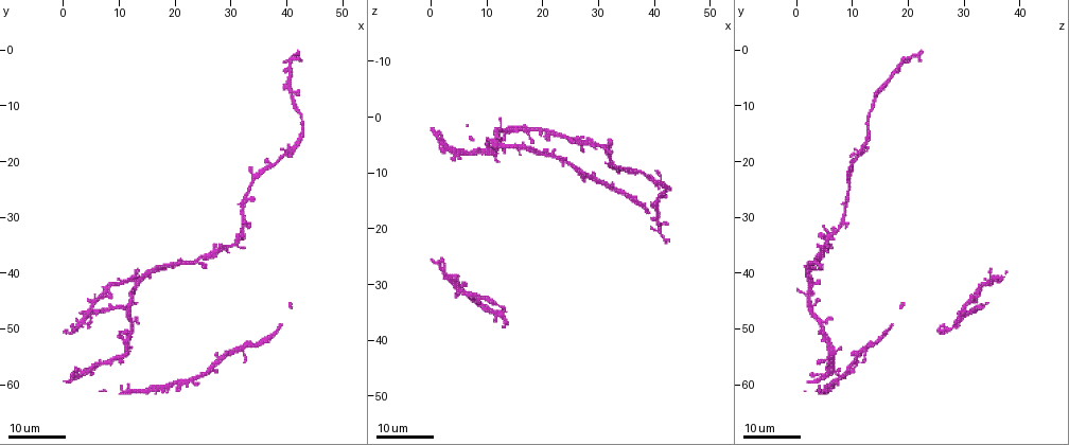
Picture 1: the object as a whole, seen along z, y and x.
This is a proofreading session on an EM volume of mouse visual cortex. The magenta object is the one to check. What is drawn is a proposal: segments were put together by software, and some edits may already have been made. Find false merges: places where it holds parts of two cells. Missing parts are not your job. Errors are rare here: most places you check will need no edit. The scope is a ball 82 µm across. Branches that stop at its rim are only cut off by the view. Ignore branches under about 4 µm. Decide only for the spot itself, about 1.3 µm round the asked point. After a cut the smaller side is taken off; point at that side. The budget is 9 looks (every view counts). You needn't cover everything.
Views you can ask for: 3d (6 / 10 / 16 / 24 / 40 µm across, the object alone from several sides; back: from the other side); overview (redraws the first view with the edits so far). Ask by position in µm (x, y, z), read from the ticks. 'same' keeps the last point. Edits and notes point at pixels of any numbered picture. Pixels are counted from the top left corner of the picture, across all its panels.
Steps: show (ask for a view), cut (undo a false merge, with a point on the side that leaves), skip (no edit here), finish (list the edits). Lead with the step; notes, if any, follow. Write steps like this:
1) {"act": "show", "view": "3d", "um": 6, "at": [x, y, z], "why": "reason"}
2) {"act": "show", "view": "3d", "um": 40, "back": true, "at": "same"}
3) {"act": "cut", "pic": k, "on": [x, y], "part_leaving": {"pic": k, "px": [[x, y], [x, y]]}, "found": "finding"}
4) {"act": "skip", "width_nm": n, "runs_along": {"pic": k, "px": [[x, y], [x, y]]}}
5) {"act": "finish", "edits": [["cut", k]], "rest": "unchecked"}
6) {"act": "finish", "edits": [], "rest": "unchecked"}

{"act": "show", "view": "3d", "um": 16, "at": [39.0, 18.5, 11.5]}

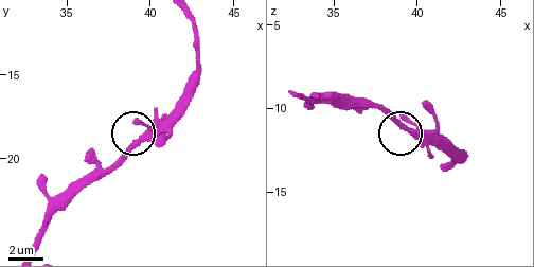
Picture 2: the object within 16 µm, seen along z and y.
{"act": "show", "view": "3d", "um": 10, "at": [39.5, 18.9, 11.3]}

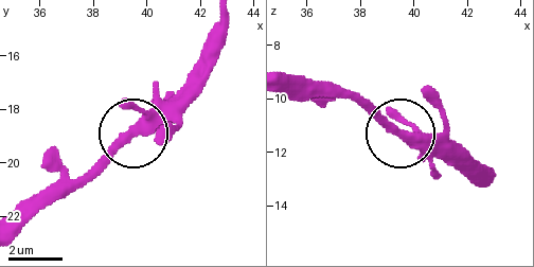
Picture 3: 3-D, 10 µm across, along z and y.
{"act": "show", "view": "3d", "um": 10, "back": true, "at": [39.4, 19.0, 11.3]}

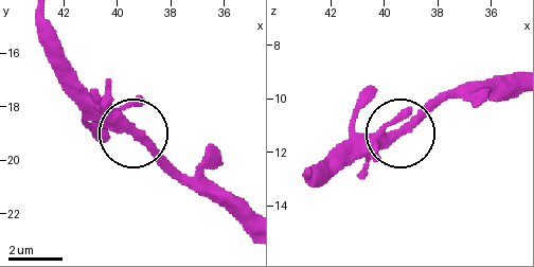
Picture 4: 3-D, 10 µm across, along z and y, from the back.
{"act": "skip", "width_nm": 280, "found": "one cell here"}

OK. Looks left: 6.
{"act": "show", "view": "3d", "um": 24, "at": [41.0, 2.5, 18.5], "why": "three arms meet"}

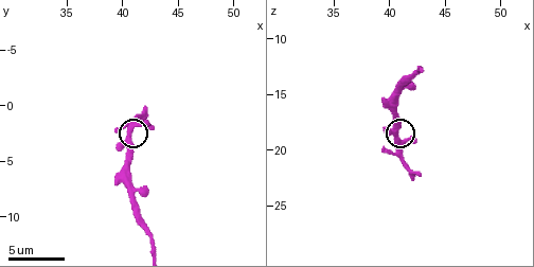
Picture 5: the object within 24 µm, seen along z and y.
{"act": "show", "view": "3d", "um": 10, "at": [40.4, 2.8, 18.4], "why": "closer look"}

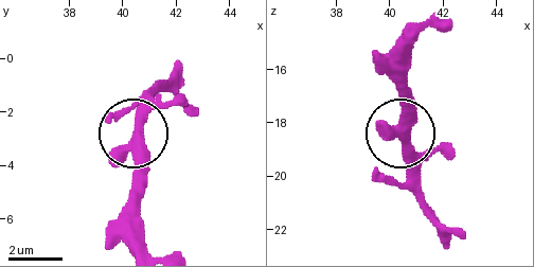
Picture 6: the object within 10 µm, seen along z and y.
{"act": "skip", "arms": 3, "found": "continuous, no second cell"}

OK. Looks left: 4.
{"act": "show", "view": "3d", "um": 16, "at": [14.0, 40.5, 1.5]}

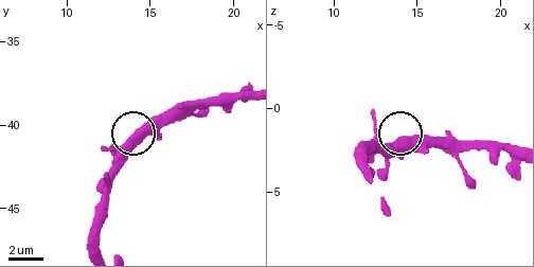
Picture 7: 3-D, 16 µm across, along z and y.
{"act": "show", "view": "3d", "um": 10, "at": [14.2, 40.6, 1.9]}

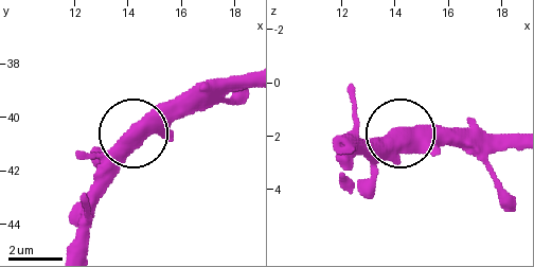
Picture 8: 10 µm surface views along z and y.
{"act": "show", "view": "3d", "um": 10, "back": true, "at": [14.1, 40.5, 1.8]}

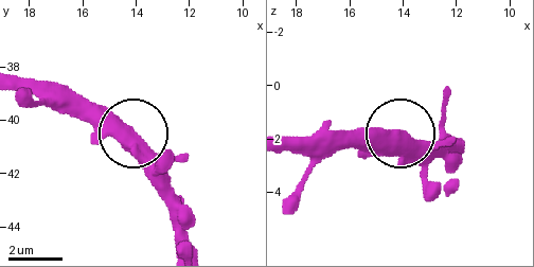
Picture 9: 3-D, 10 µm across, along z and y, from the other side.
{"act": "skip", "found": "continuous, no second cell"}

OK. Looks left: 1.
{"act": "show", "view": "3d", "um": 10, "at": [41.6, 10.6, 13.8]}

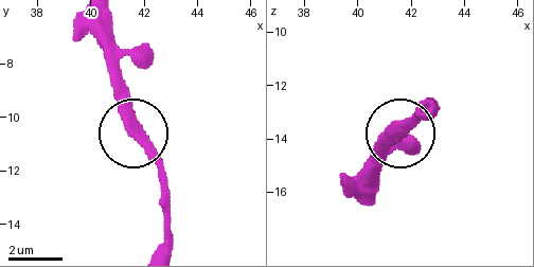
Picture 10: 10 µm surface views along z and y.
{"act": "skip", "found": "one cell here"}

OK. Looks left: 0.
{"act": "finish", "edits": [], "rest": "unchecked"}

